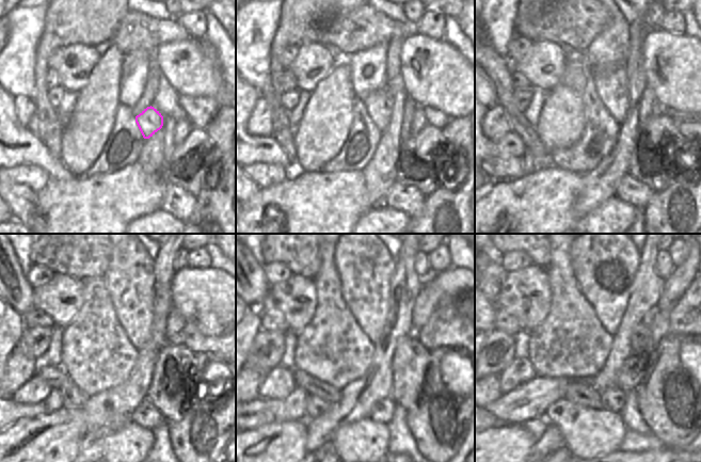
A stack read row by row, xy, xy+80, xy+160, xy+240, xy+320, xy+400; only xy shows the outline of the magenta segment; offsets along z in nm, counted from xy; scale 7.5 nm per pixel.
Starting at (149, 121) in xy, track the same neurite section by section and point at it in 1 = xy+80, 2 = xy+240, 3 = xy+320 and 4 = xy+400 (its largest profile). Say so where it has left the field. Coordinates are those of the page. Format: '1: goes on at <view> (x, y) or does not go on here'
1: goes on at xy+80 (378, 104)
2: goes on at xy+240 (129, 280)
3: goes on at xy+320 (365, 266)
4: goes on at xy+400 (604, 259)

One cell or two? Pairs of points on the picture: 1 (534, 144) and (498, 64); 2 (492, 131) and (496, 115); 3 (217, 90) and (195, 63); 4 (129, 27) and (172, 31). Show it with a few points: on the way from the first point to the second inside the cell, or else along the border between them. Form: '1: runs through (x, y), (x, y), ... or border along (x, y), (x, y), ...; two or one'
1: runs through (519, 124), (514, 112), (505, 97), (504, 84); one
2: runs through (493, 127), (496, 120); one
3: runs through (210, 83), (196, 69); one
4: runs through (140, 31), (161, 31); one

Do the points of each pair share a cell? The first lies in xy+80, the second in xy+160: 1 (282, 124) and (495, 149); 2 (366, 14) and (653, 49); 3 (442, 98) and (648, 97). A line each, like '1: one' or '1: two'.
1: two
2: two
3: two

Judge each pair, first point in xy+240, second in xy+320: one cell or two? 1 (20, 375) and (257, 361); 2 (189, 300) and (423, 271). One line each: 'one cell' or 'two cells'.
1: two cells
2: two cells

